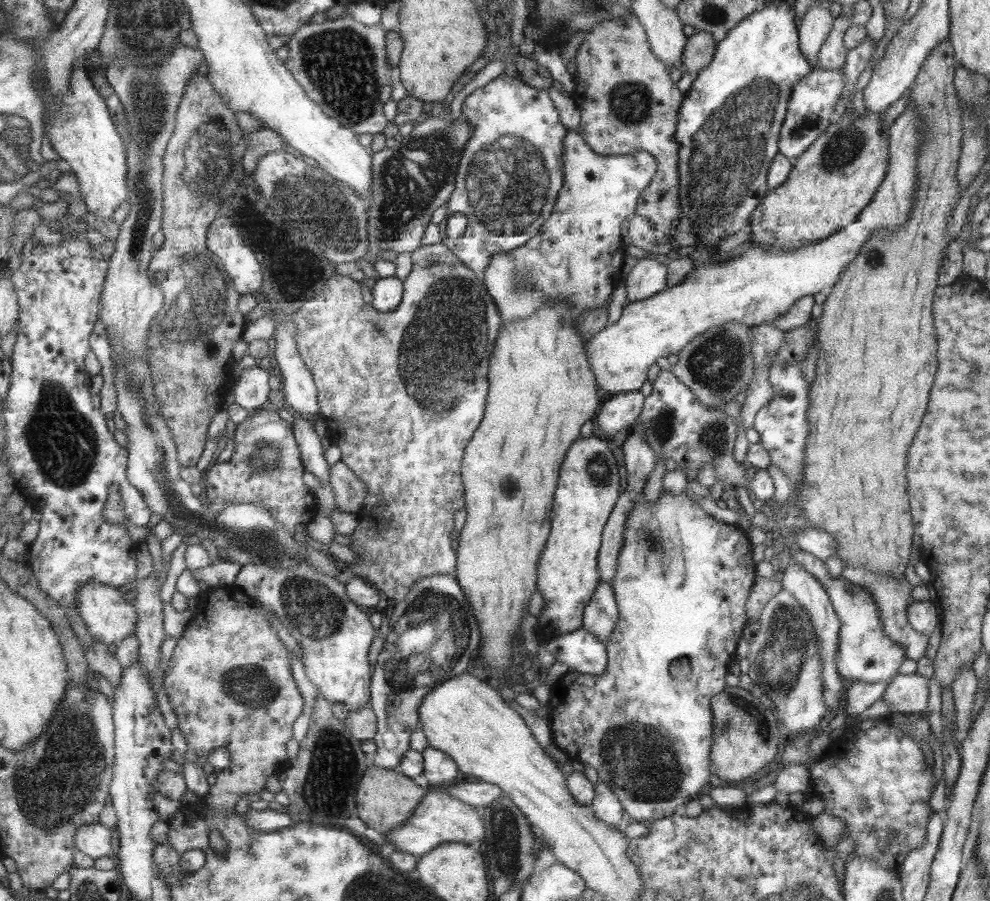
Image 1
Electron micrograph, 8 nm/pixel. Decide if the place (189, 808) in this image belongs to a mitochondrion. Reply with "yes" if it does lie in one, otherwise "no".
no

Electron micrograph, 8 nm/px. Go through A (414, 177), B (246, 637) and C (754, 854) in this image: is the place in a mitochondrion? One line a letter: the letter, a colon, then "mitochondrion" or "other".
A: mitochondrion
B: other
C: other

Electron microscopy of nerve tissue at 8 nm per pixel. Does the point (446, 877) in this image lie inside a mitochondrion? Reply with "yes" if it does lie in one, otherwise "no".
no

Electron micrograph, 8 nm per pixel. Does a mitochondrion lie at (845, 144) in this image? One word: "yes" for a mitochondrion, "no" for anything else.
yes

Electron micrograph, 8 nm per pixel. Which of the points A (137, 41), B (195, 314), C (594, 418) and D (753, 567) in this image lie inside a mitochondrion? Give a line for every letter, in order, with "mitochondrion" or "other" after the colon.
A: mitochondrion
B: mitochondrion
C: other
D: other

